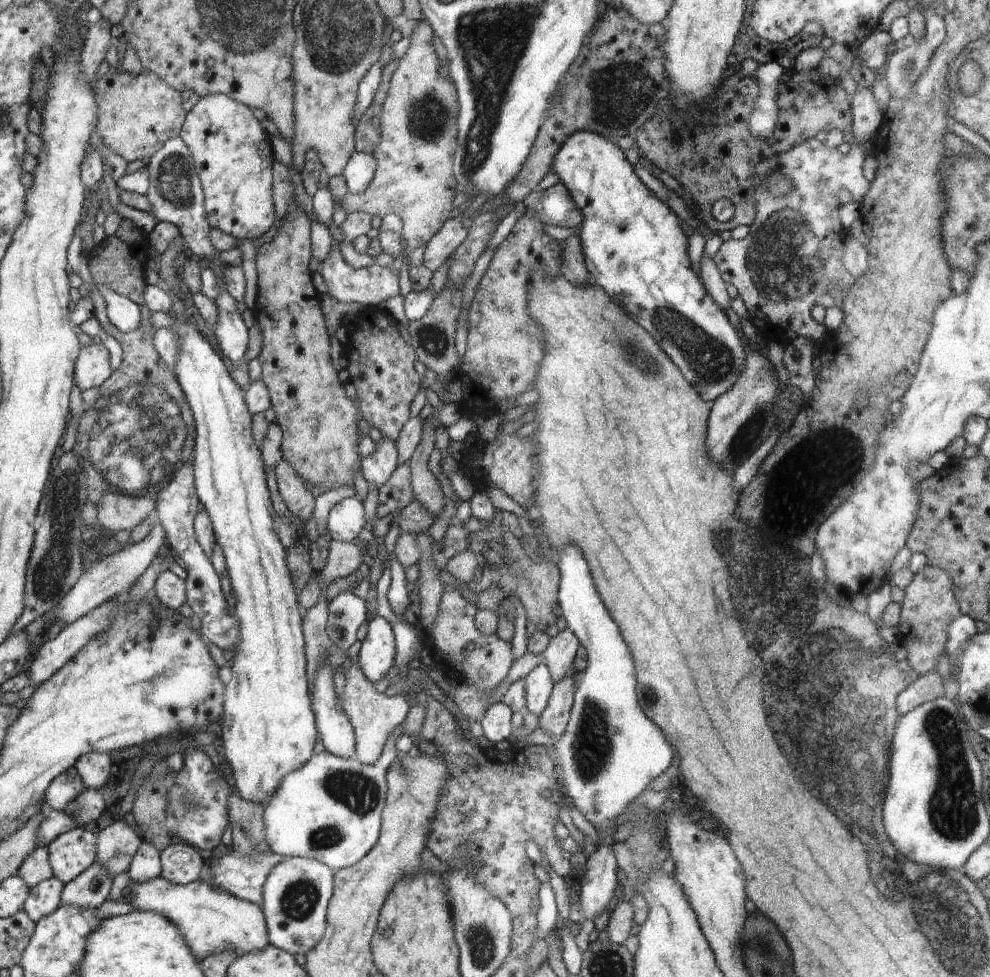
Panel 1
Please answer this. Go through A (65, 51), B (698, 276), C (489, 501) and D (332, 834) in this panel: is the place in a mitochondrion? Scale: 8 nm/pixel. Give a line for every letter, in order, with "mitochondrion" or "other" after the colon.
A: other
B: other
C: other
D: mitochondrion

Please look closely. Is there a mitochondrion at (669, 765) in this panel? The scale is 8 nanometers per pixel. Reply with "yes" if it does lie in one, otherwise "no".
no

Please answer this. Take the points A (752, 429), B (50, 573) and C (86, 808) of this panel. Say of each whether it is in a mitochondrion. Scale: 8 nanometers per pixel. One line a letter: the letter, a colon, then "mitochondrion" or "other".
A: mitochondrion
B: mitochondrion
C: mitochondrion

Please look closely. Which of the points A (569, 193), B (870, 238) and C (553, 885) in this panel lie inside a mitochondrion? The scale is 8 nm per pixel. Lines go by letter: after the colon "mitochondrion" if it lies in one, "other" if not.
A: other
B: other
C: other

